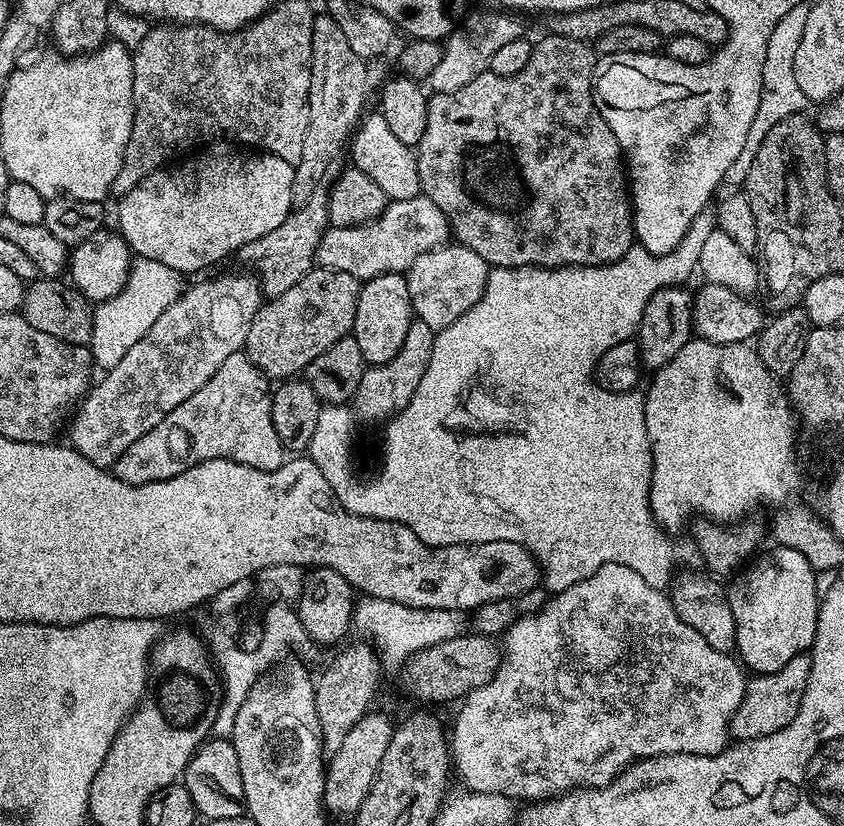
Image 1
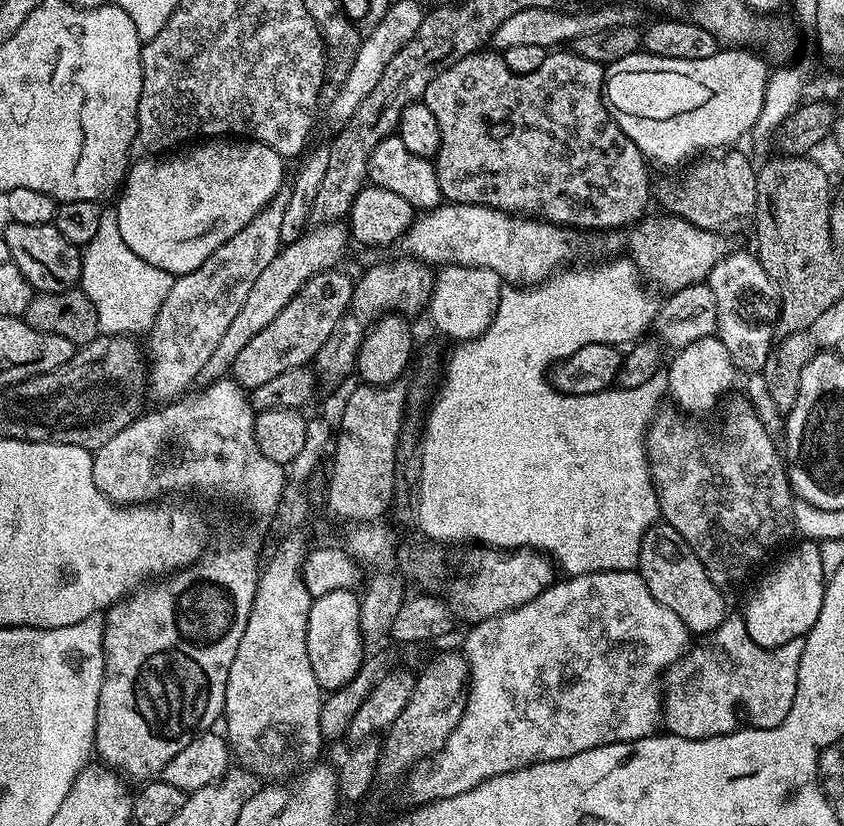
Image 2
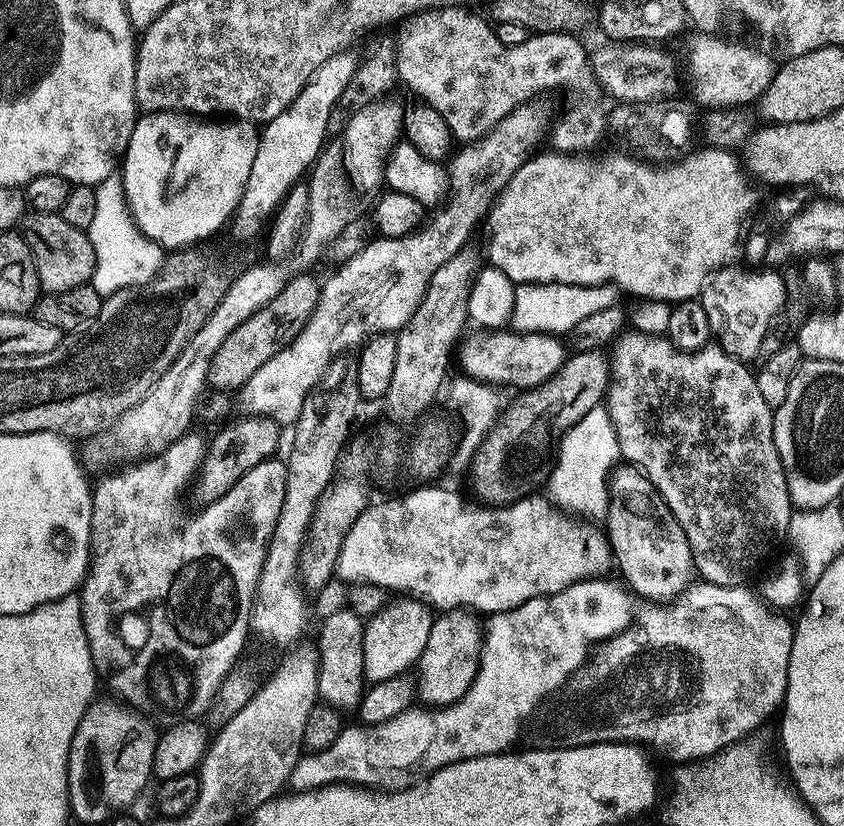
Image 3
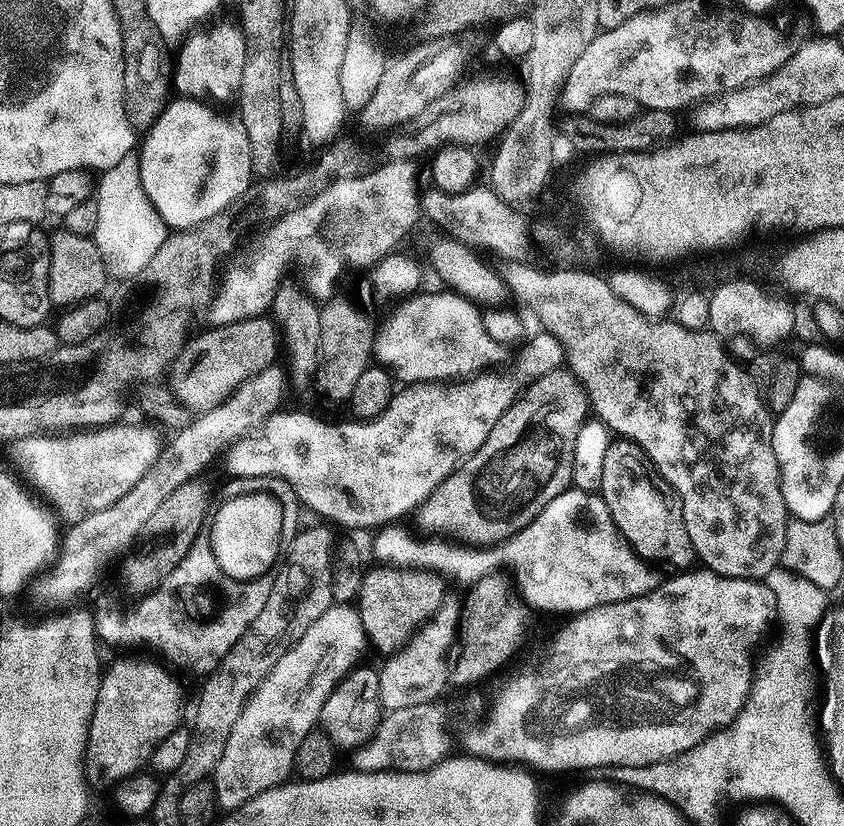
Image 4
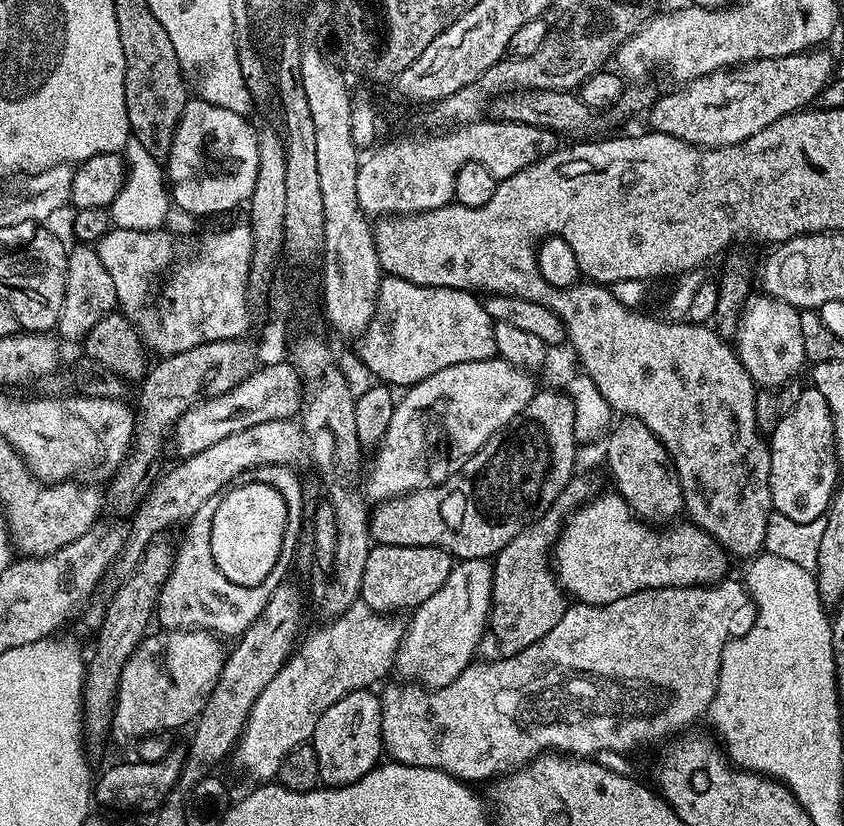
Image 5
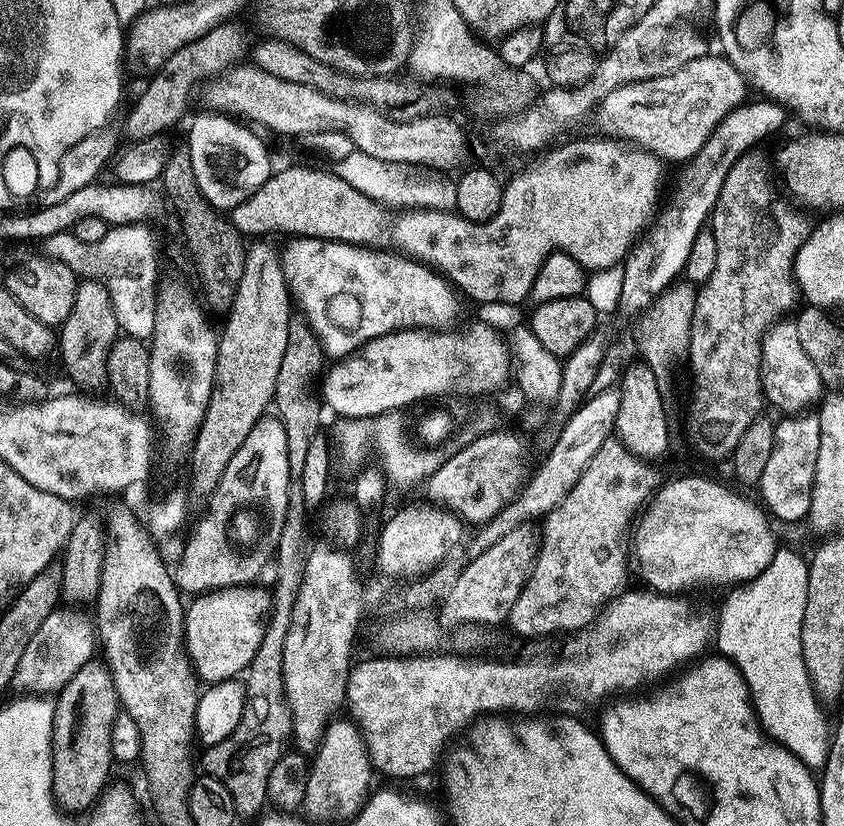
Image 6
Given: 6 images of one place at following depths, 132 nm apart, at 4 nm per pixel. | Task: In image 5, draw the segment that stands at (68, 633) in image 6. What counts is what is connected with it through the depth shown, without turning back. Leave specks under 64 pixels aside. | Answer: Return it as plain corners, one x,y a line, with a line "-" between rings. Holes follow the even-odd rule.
295,419
291,420
275,420
274,422
261,422
259,426
250,426
250,430
238,430
238,434
230,434
230,438
222,438
222,442
214,442
214,446
210,446
207,450
201,450
199,454
194,454
193,456
183,457
160,481
156,480
155,483
151,485
150,491
143,497
140,501
138,507
135,509
134,515
136,517
132,520
132,528
130,524
130,531
126,536
126,543
124,545
124,550
122,555
119,557
118,564
119,567
124,567
124,570
131,569
133,565
136,564
137,560
140,559
140,556
143,554
145,548
152,543
153,540
157,539
161,535
160,532
163,528
172,528
177,524
177,526
183,525
187,521
188,517
194,514
194,510
198,510
198,506
202,506
202,502
206,502
206,498
211,496
220,496
221,493
225,491
239,477
241,472
247,472
249,469
256,469
258,467
266,467
268,464
281,464
296,466
296,463
304,456
304,438
306,438
305,433
302,431
301,425
297,423

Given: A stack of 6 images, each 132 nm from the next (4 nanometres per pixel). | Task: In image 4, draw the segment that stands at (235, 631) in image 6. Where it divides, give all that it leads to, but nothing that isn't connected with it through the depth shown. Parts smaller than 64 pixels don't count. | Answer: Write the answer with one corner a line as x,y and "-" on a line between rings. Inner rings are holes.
128,656
125,660
114,661
109,668
107,665
106,671
101,675
98,698
88,727
88,745
84,751
84,771
93,785
108,784
111,780
112,784
139,773
151,761
158,742
162,742
166,734
181,727
180,711
184,708
184,688
163,668
165,665
160,664

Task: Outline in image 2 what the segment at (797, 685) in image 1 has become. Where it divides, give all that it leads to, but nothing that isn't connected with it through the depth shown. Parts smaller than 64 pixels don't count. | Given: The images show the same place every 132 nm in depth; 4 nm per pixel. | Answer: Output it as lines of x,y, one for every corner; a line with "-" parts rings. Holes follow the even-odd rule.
729,615
713,629
705,644
688,651
668,669
662,684
662,724
671,735
701,740
725,736
728,732
748,728
777,728
790,714
796,693
798,662
804,649
803,639
791,640
777,648
760,648
748,636
743,619

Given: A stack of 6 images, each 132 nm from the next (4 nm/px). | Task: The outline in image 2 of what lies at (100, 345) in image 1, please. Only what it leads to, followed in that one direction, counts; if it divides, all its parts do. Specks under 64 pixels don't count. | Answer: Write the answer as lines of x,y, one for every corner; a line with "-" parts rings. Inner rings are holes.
115,211
101,213
98,231
82,250
80,288
94,305
103,333
128,336
132,334
130,332
143,333
151,328
173,279
171,273
150,266
126,246
126,242
122,241

